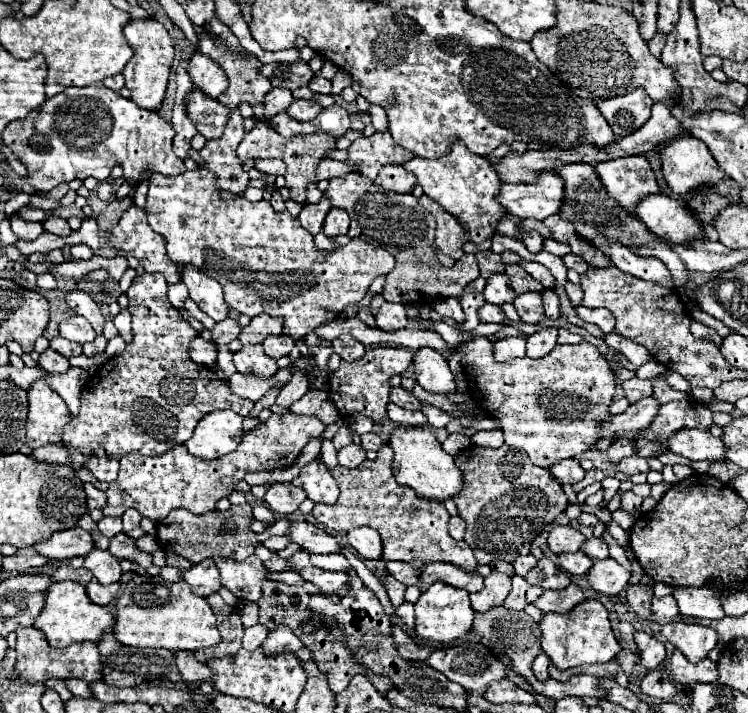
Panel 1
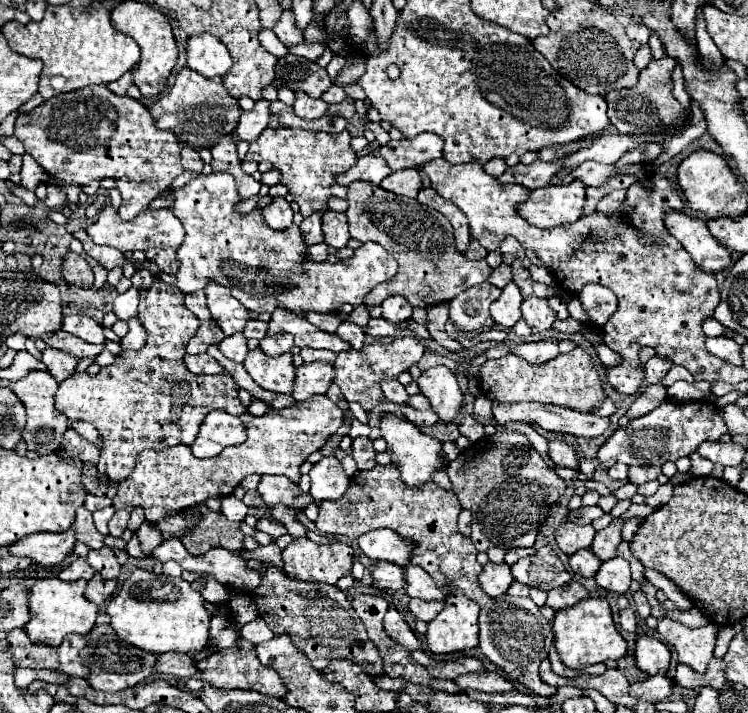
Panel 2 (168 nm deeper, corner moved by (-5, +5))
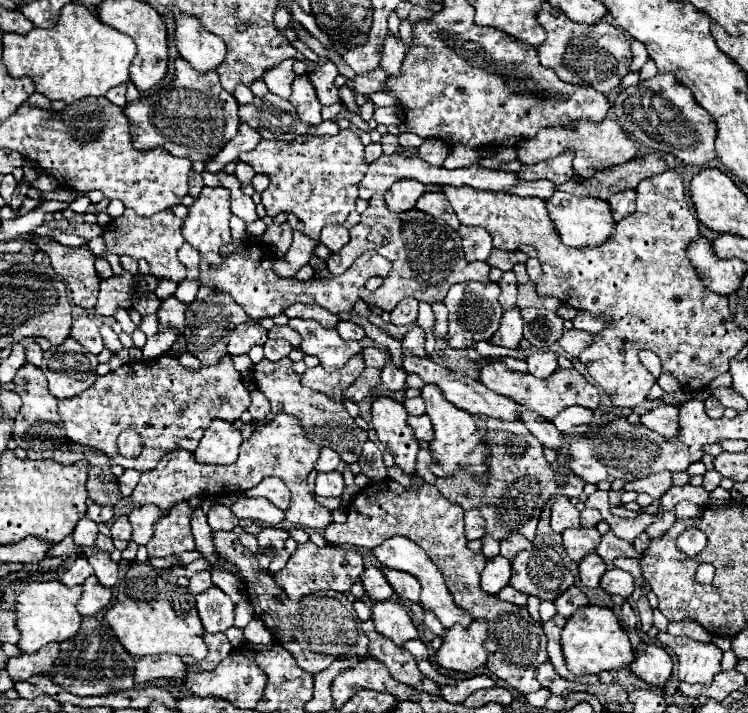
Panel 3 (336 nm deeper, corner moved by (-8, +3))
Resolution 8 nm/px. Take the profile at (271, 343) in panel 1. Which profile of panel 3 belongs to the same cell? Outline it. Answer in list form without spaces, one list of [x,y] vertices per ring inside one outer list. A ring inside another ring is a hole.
[[[266,341],[264,343],[264,357],[268,361],[280,361],[284,357],[288,357],[292,351],[290,343],[284,343],[284,341]]]

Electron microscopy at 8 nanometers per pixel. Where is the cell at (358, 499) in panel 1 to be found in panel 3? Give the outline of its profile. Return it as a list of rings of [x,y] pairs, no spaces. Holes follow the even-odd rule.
[[[384,479],[366,485],[358,495],[354,495],[346,511],[346,523],[330,523],[330,527],[324,529],[324,537],[330,545],[348,543],[362,549],[372,549],[396,533],[418,543],[444,575],[448,591],[452,593],[456,605],[488,621],[488,639],[484,641],[484,649],[488,651],[486,667],[498,679],[504,679],[510,687],[514,687],[520,693],[534,693],[542,687],[536,679],[536,669],[548,661],[546,635],[542,623],[536,621],[526,607],[504,603],[496,595],[484,593],[480,589],[478,581],[486,565],[486,557],[468,549],[462,521],[464,509],[458,503],[452,503],[446,497],[442,497],[436,485],[424,483],[422,487],[406,489],[396,481]]]

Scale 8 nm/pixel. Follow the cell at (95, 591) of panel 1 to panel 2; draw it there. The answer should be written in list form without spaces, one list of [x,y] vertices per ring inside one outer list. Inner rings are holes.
[[[95,575],[91,581],[87,581],[85,597],[91,603],[95,603],[95,605],[103,605],[103,603],[107,603],[113,597],[115,589],[117,589],[117,581],[113,581],[113,579],[111,581],[105,581],[99,575]]]

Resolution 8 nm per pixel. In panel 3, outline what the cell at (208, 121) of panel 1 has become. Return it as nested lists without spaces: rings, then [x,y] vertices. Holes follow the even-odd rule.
[[[182,57],[176,59],[174,81],[170,89],[142,97],[126,105],[126,117],[132,123],[132,141],[136,149],[164,147],[176,157],[190,161],[208,161],[238,133],[238,101],[220,87],[218,73],[198,73]]]

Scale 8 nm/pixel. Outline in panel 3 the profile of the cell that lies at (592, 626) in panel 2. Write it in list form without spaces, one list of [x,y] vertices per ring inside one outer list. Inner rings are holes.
[[[598,605],[580,607],[572,617],[568,617],[566,627],[562,629],[560,643],[564,649],[566,665],[574,675],[586,675],[586,673],[598,675],[600,671],[612,671],[630,665],[634,659],[628,635],[620,627],[618,617],[610,607],[598,607]]]

